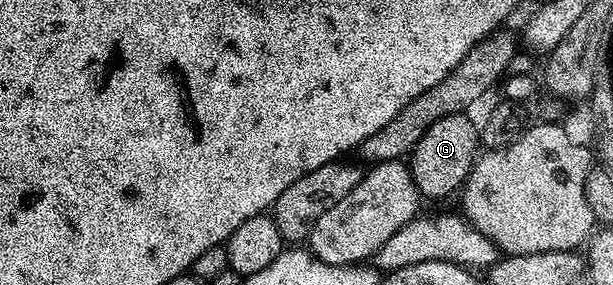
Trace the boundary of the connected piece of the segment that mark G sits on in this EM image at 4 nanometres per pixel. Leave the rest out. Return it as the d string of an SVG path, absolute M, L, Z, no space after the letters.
M468 113L452 114L435 120L435 124L431 124L427 132L423 132L413 153L408 155L407 165L422 199L456 195L465 185L465 178L479 157L479 126L469 117Z

